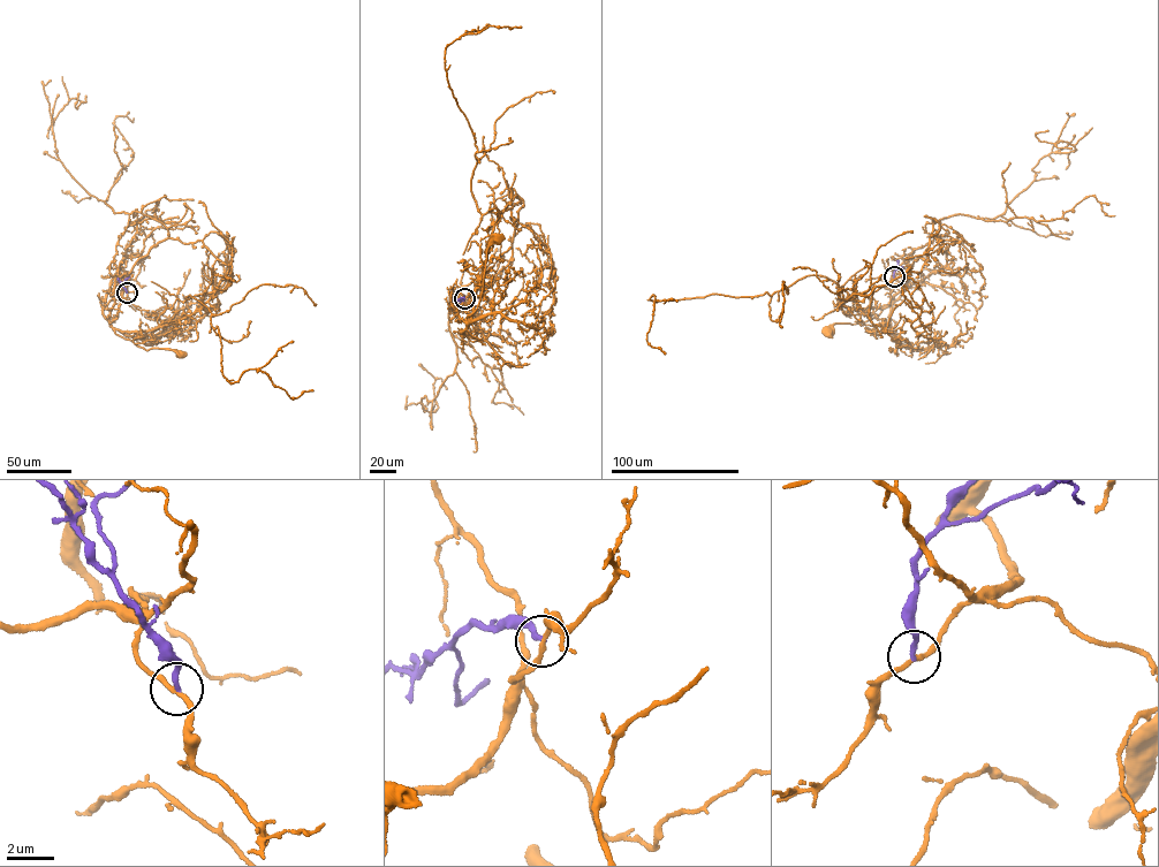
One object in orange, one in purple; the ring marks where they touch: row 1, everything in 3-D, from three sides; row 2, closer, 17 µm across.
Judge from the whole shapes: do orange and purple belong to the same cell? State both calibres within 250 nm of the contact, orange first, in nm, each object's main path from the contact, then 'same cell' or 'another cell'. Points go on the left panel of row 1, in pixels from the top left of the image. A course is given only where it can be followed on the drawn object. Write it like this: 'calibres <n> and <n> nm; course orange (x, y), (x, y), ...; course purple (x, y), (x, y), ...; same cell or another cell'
calibres 200 and 220 nm; course orange (127, 293), (123, 288), (114, 289), (110, 324), (115, 333), (146, 350), (153, 348), (180, 354); course purple (127, 293), (122, 283), (129, 276); another cell

